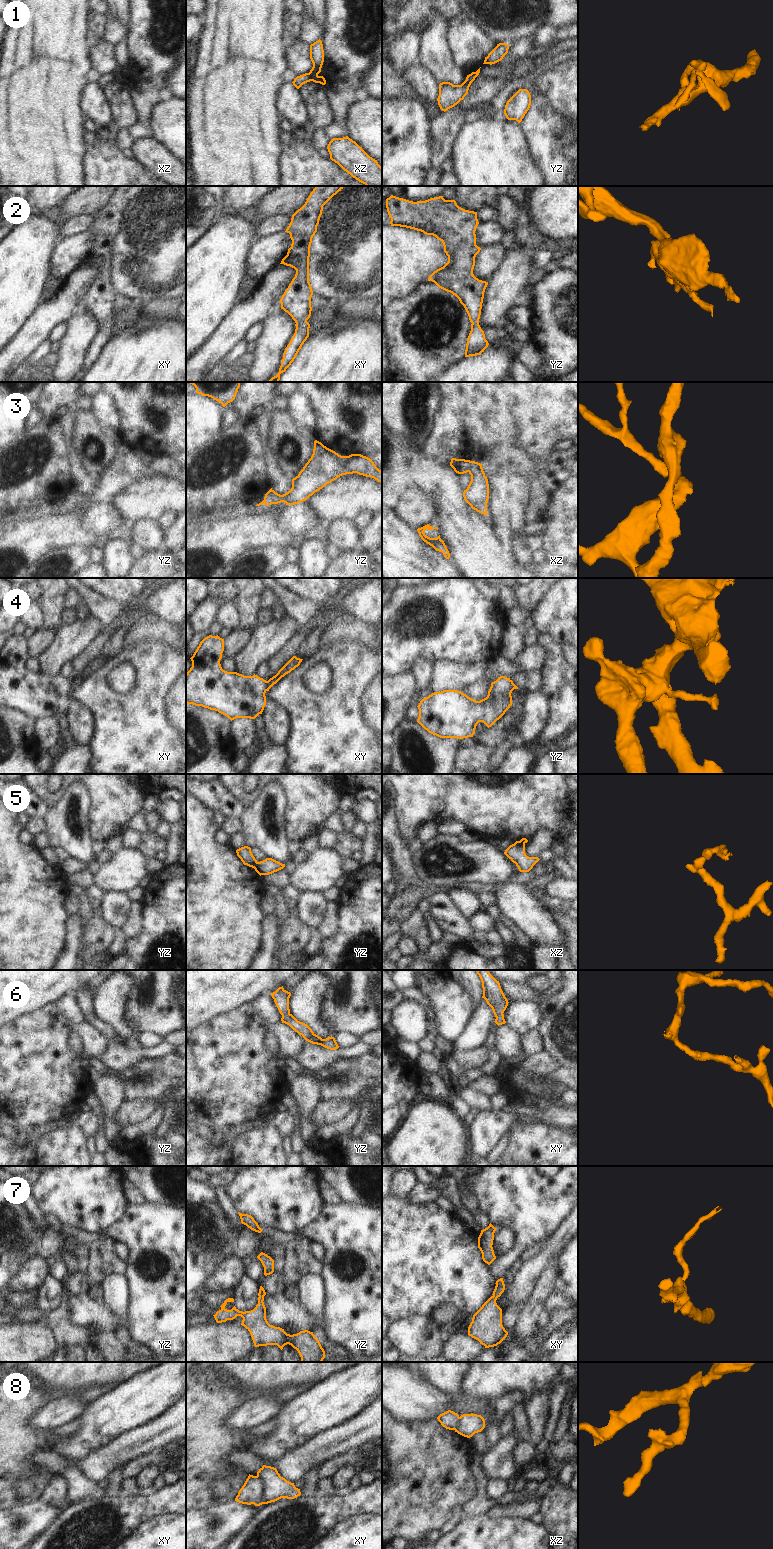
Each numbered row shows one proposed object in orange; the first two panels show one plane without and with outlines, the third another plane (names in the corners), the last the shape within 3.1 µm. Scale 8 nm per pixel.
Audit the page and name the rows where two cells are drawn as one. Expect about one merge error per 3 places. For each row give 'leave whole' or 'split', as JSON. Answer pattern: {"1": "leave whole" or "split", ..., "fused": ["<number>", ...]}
{"1": "split", "2": "leave whole", "3": "leave whole", "4": "split", "5": "split", "6": "leave whole", "7": "leave whole", "8": "split", "fused": ["1", "4", "5", "8"]}

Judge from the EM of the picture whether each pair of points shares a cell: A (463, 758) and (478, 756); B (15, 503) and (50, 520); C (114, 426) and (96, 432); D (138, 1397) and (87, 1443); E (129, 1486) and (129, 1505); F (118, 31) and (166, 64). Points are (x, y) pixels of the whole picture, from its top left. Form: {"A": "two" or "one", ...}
{"A": "one", "B": "two", "C": "two", "D": "one", "E": "two", "F": "two"}

